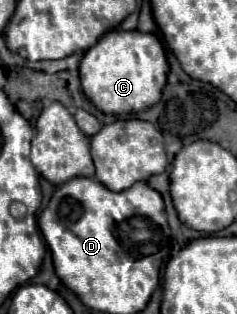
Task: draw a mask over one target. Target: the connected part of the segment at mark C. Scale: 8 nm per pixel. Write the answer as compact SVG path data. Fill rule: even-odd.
M112 30L106 32L84 54L79 74L84 94L98 110L106 114L124 114L154 106L160 100L162 88L166 84L168 62L164 56L164 48L154 34L144 34L138 30Z

